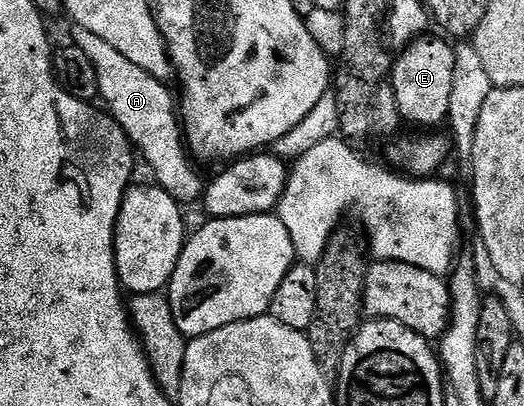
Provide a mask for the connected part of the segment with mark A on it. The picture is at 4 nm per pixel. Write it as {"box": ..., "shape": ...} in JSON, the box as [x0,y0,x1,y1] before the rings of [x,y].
{"box":[71,27,202,206],"shape":[[[73,27],[71,31],[71,43],[77,44],[82,54],[90,58],[94,74],[98,74],[99,99],[104,100],[103,107],[118,122],[118,126],[122,126],[139,159],[141,156],[148,163],[153,176],[151,179],[162,190],[166,190],[166,194],[170,194],[170,198],[174,198],[177,204],[187,206],[195,200],[197,203],[202,196],[202,180],[200,184],[200,176],[192,165],[194,160],[186,147],[186,137],[178,119],[178,104],[175,99],[172,101],[169,85],[134,66],[130,58],[118,54],[114,46],[90,34],[90,30]]]}

